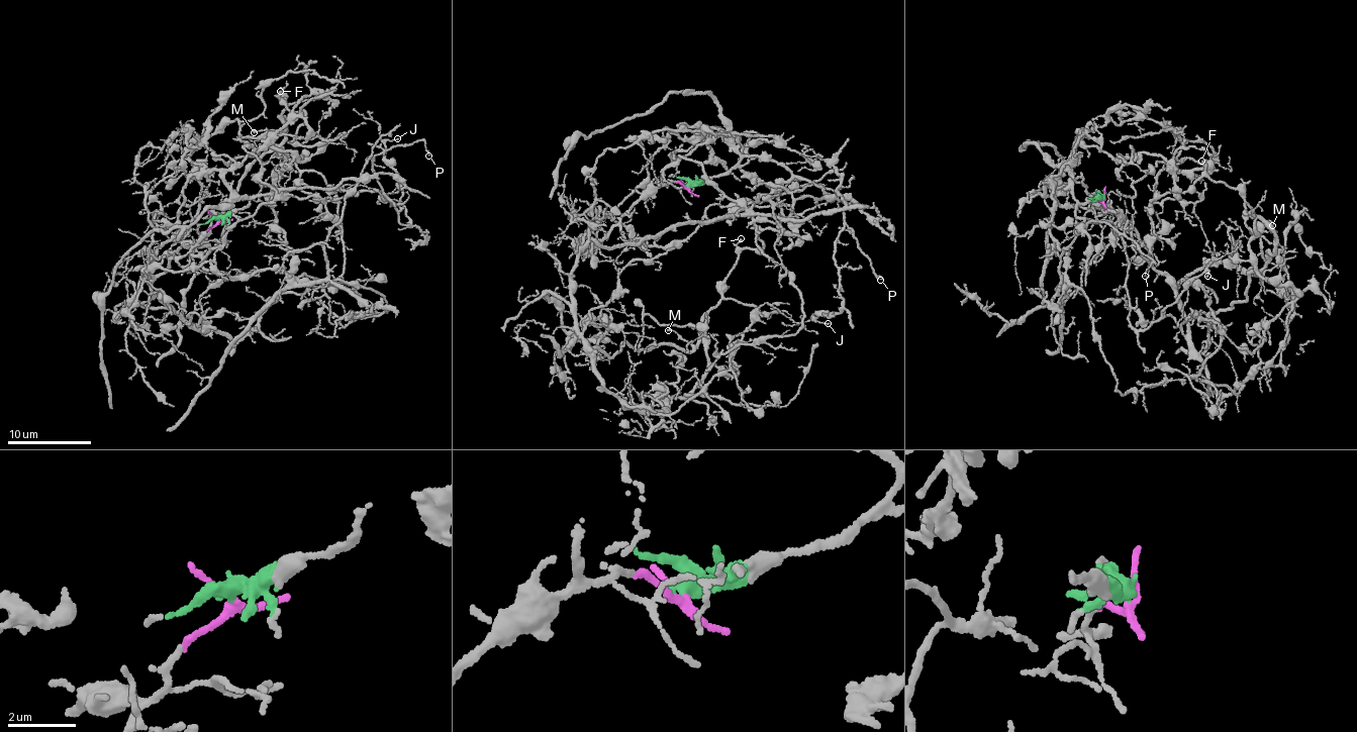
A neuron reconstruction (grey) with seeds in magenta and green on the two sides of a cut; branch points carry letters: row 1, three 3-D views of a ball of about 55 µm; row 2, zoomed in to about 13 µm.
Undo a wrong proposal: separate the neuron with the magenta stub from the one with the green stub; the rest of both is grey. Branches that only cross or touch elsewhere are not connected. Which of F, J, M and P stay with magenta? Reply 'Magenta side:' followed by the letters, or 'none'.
Magenta side: F, M

